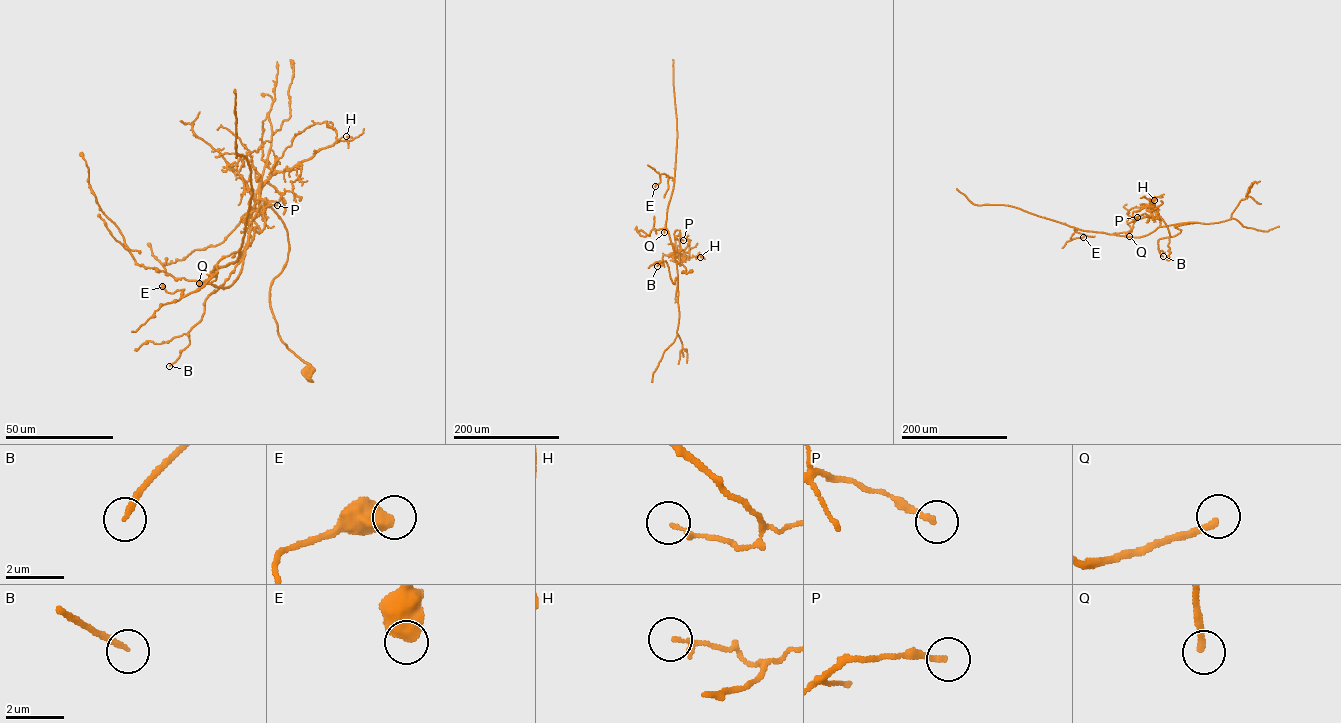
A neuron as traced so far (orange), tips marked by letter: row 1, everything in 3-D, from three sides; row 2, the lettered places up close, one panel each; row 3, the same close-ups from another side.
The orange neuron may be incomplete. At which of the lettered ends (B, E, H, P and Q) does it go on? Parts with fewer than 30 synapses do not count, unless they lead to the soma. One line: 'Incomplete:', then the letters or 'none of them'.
Incomplete: Q

